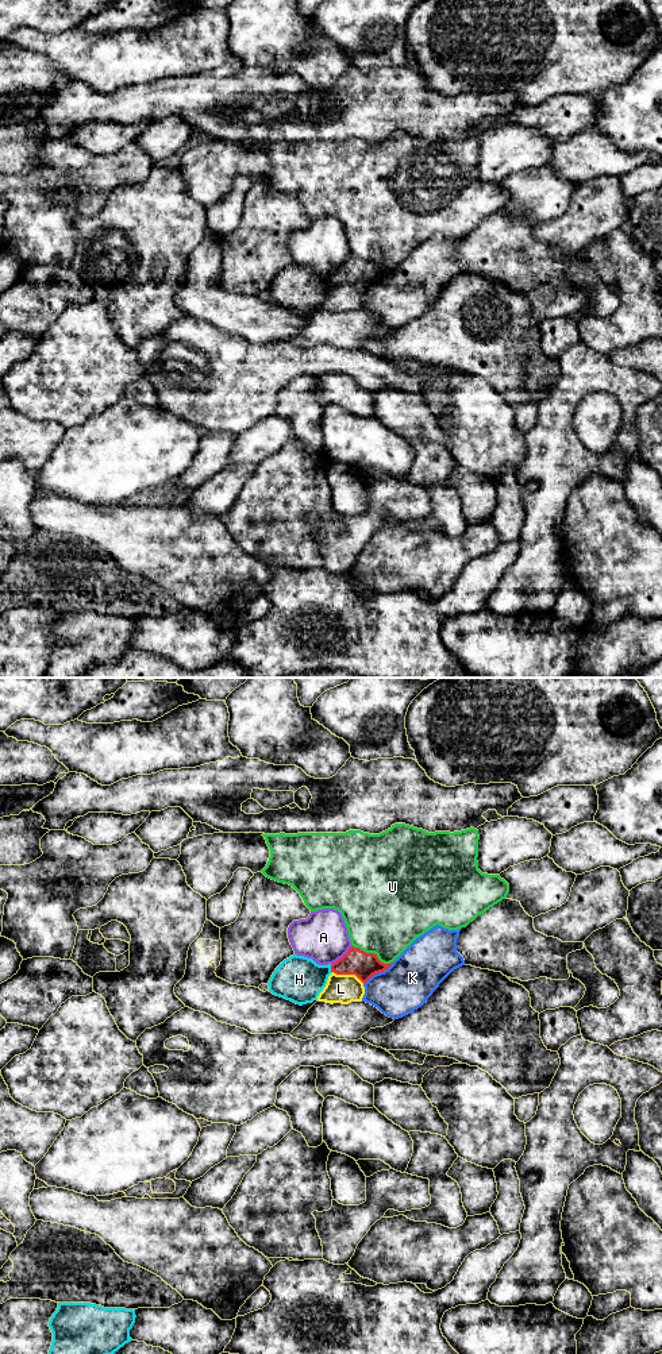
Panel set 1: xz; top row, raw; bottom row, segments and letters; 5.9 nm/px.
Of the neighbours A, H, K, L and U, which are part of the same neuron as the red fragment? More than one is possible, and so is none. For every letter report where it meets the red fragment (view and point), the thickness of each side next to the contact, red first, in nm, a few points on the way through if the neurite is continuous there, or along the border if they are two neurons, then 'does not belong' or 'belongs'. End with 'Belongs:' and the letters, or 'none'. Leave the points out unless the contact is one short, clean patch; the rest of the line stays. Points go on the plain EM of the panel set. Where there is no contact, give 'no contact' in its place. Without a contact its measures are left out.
A: contact xz (343, 265); calibres 160 and 300 nm; does not belong
H: contact xz (331, 278); calibres 160 and 280 nm; does not belong
K: contact xz (378, 281); calibres 160 and 300 nm; does not belong
L: contact xz (349, 282); calibres 160 and 180 nm; way xz (364, 274), (355, 276), (349, 282), (346, 292), (341, 297); belongs
U: contact xz (373, 262); calibres 160 and 480 nm; does not belong
Belongs: L

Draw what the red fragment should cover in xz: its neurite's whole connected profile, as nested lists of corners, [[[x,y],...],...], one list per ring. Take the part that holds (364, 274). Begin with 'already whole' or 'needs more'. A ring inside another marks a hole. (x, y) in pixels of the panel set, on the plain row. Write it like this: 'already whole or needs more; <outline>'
needs more; [[[351,255],[342,267],[331,274],[332,282],[328,285],[317,309],[331,313],[361,310],[365,304],[363,293],[373,283],[384,281],[392,273],[384,273],[377,263]]]

